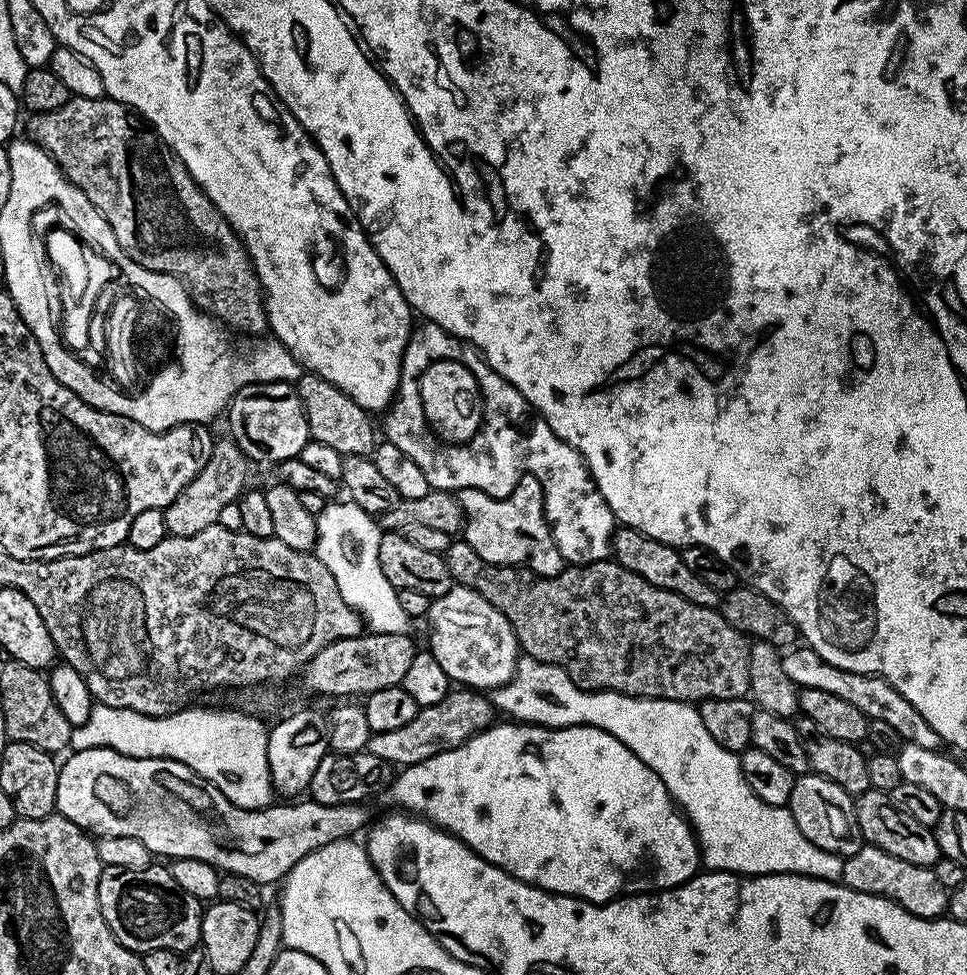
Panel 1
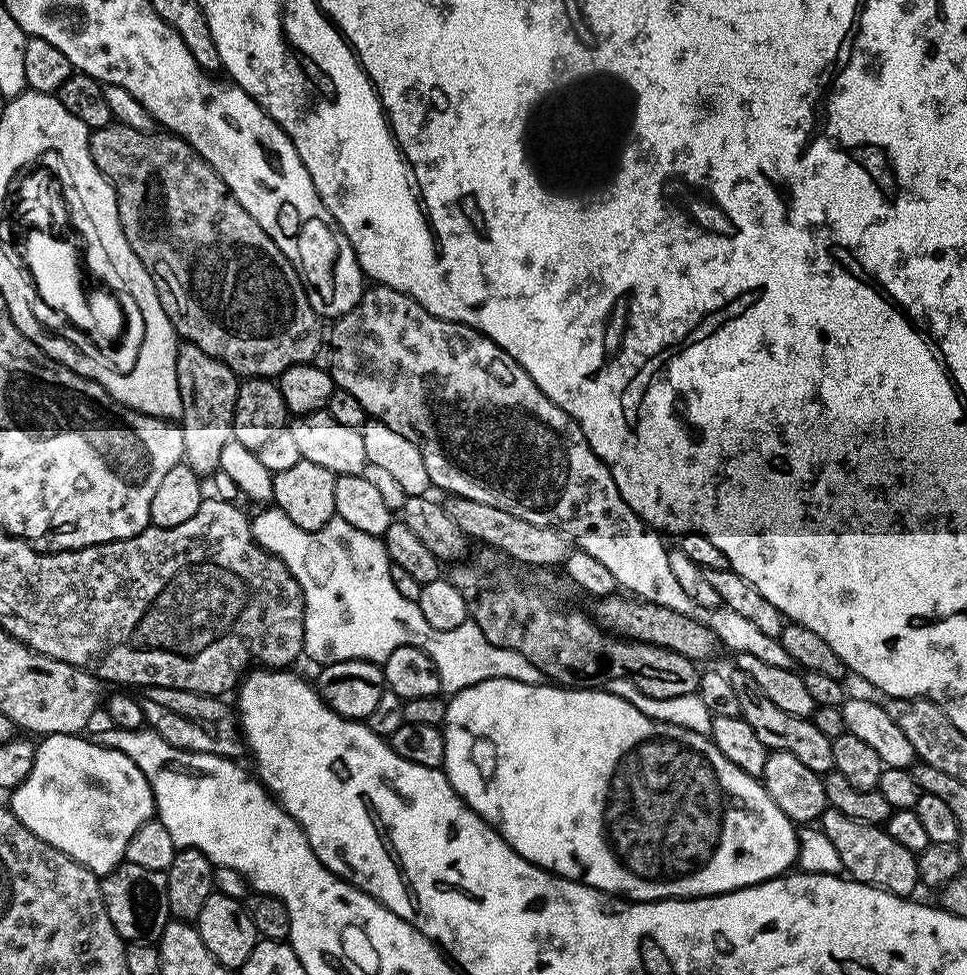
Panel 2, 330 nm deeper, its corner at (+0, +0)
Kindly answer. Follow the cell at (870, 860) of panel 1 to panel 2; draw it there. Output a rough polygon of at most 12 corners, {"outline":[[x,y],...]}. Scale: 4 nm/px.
{"outline":[[829,807],[818,827],[859,884],[905,898],[917,853]]}

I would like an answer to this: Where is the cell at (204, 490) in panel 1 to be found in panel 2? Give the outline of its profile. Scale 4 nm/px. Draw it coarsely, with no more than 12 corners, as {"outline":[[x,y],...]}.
{"outline":[[180,344],[184,459],[202,478],[233,440],[241,381]]}

